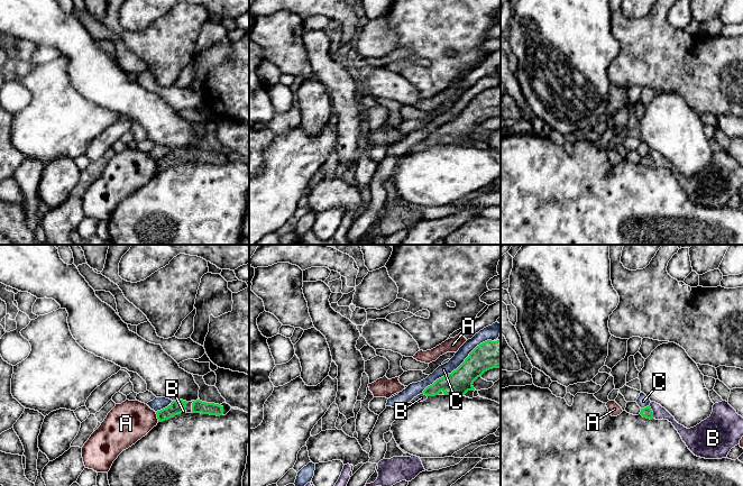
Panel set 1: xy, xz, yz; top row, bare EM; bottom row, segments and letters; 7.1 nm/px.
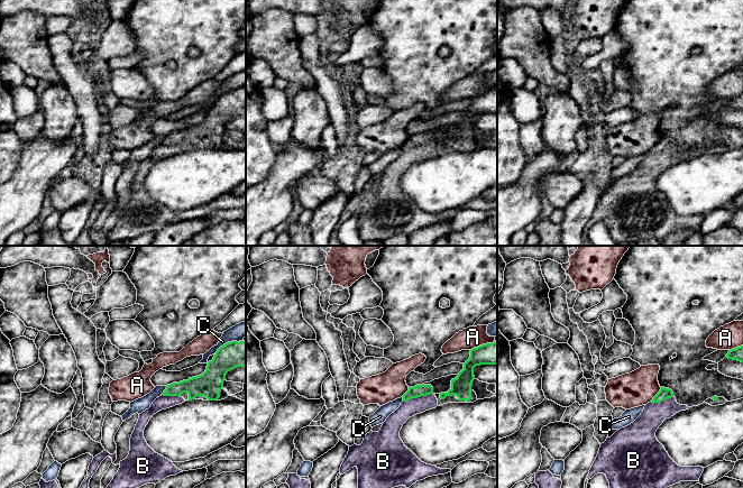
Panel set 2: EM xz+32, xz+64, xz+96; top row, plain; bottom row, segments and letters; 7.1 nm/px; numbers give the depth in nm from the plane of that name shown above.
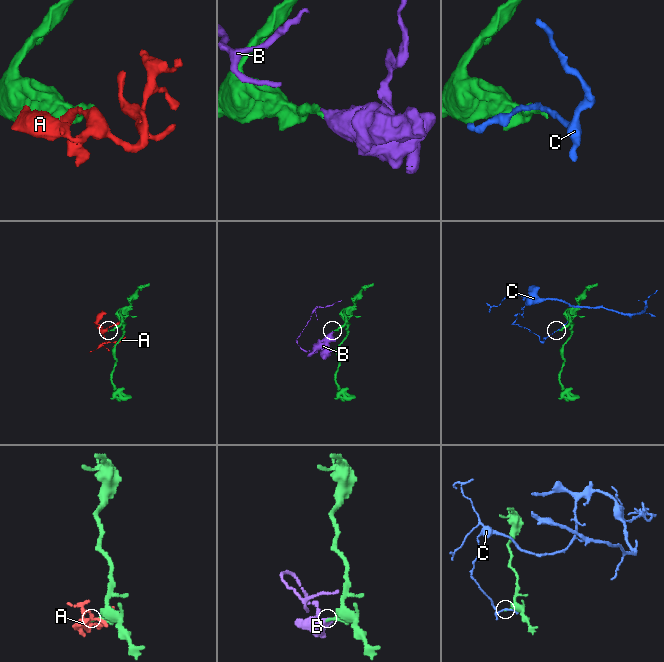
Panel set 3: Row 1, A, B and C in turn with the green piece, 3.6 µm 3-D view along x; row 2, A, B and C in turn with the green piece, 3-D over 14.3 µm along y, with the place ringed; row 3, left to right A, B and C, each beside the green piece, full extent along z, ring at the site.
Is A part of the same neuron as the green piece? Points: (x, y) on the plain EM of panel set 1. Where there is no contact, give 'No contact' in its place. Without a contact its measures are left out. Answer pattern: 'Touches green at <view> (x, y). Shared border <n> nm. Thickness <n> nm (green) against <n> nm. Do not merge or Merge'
Touches green at xy (157, 165). Shared border 80 nm. Thickness 100 nm (green) against 300 nm. Do not merge

